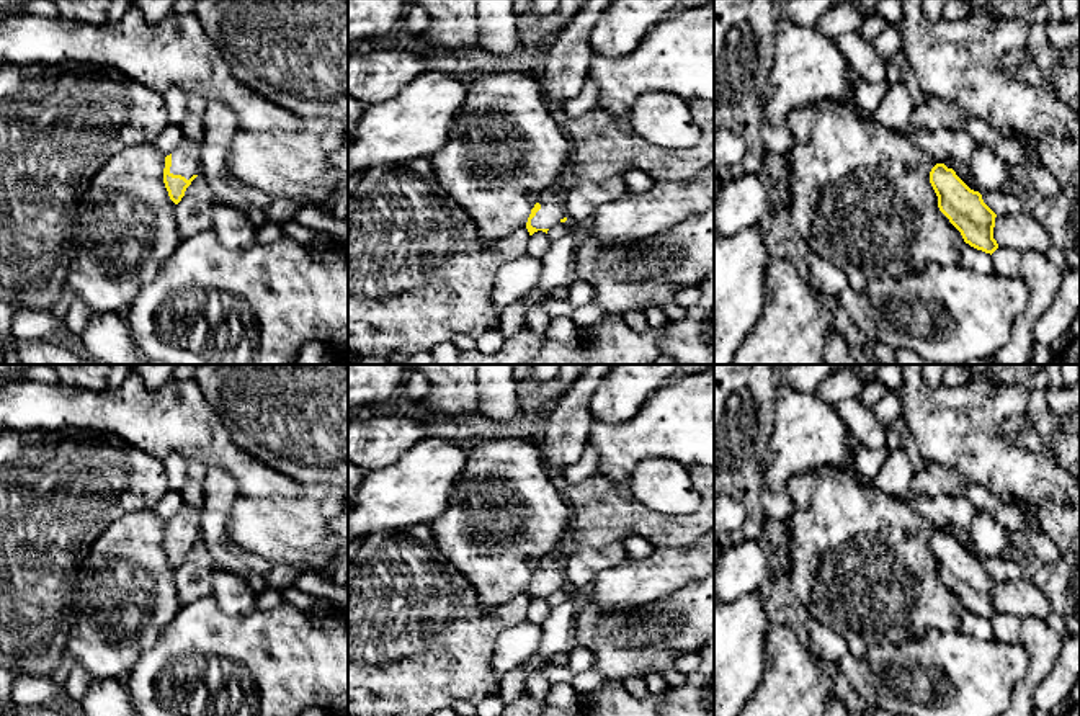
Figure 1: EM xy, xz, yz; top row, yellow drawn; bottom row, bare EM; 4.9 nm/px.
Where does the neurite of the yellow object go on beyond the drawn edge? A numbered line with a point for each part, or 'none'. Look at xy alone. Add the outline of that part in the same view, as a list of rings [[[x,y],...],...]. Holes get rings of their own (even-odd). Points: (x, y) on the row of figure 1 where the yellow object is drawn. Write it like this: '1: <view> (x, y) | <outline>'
1: xy (185, 159) | [[[183,137],[180,145],[172,152],[170,173],[181,175],[186,180],[198,175],[201,147],[203,144]]]

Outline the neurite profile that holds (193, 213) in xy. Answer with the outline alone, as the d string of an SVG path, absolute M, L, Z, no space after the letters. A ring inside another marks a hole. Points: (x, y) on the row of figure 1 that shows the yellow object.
M198 177L186 188L185 196L175 208L180 242L212 226L212 191L206 178Z

